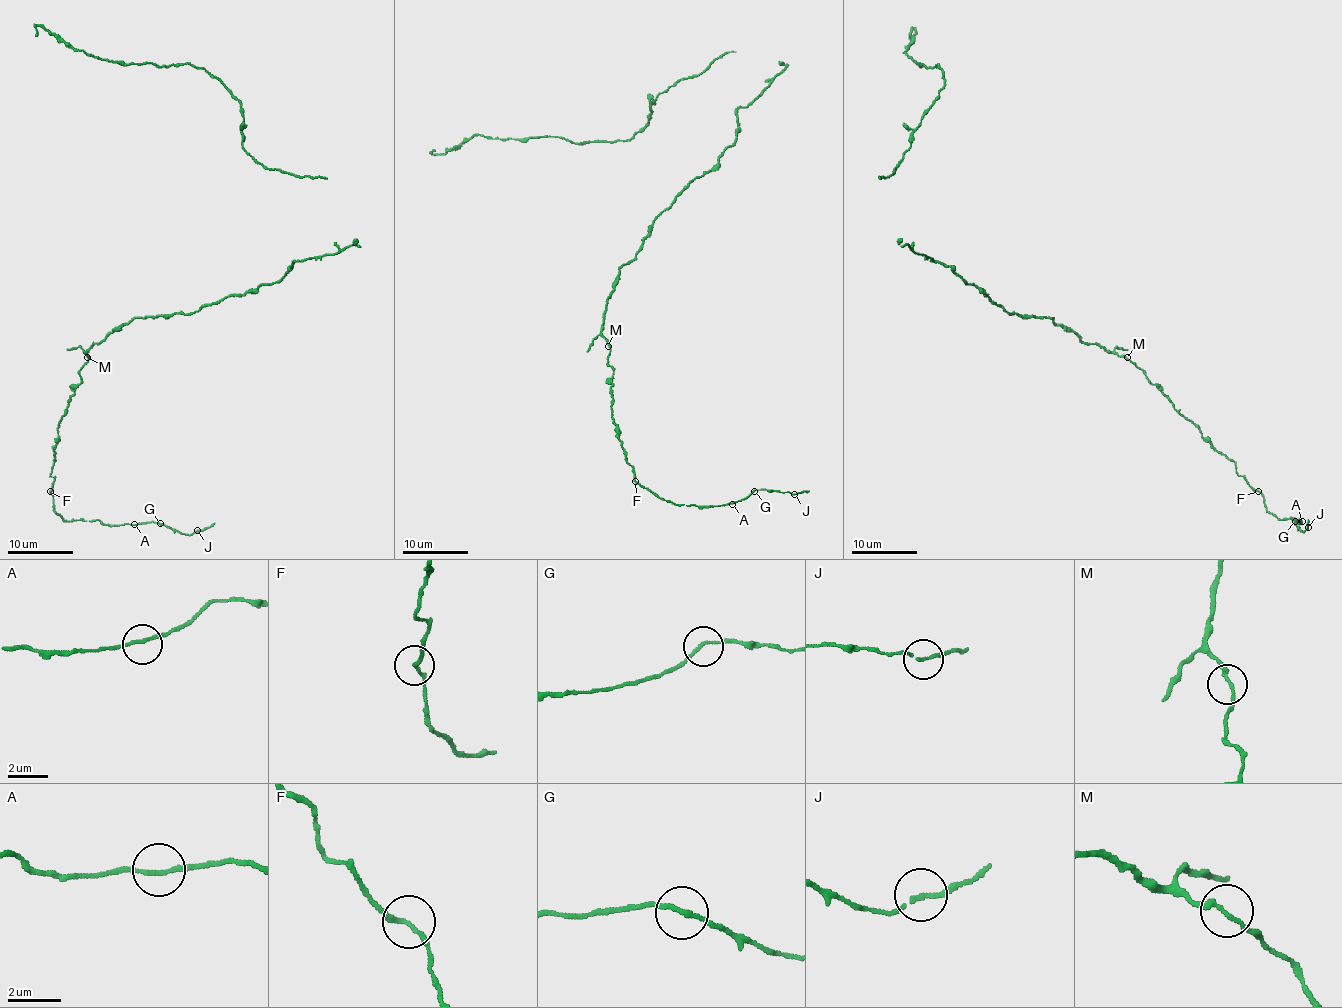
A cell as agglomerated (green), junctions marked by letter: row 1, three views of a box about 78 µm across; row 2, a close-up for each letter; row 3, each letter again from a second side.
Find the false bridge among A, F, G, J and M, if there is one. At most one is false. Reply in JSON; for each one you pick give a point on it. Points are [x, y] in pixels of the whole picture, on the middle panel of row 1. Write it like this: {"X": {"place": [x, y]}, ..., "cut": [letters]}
{"cut": []}

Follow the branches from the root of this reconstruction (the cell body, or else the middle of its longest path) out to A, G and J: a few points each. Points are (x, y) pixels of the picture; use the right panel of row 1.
A: (987, 295), (1009, 314), (1052, 317), (1084, 343), (1135, 362), (1235, 461), (1266, 509), (1302, 521)
G: (987, 295), (1009, 314), (1052, 317), (1084, 343), (1135, 362), (1235, 461), (1266, 509), (1302, 521), (1295, 521)
J: (987, 295), (1009, 314), (1052, 317), (1084, 343), (1135, 362), (1235, 461), (1266, 509), (1308, 527)

